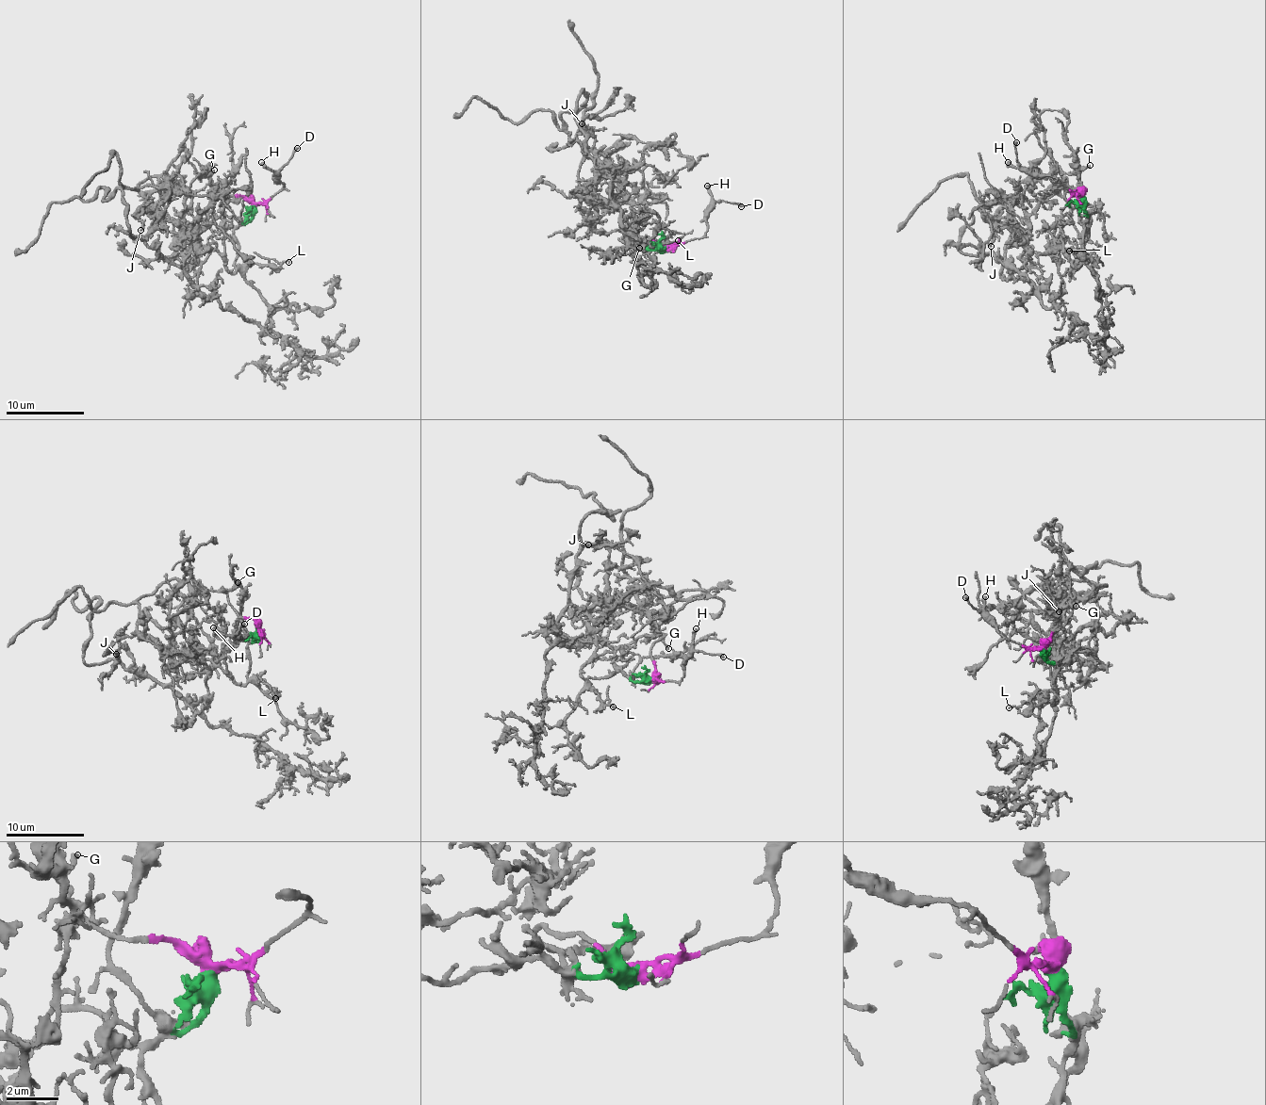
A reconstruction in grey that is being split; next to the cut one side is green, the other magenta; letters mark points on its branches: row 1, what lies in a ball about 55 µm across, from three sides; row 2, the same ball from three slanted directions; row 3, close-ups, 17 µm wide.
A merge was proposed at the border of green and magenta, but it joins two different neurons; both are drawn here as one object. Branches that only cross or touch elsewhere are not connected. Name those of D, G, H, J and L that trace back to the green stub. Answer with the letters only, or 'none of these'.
J, L

